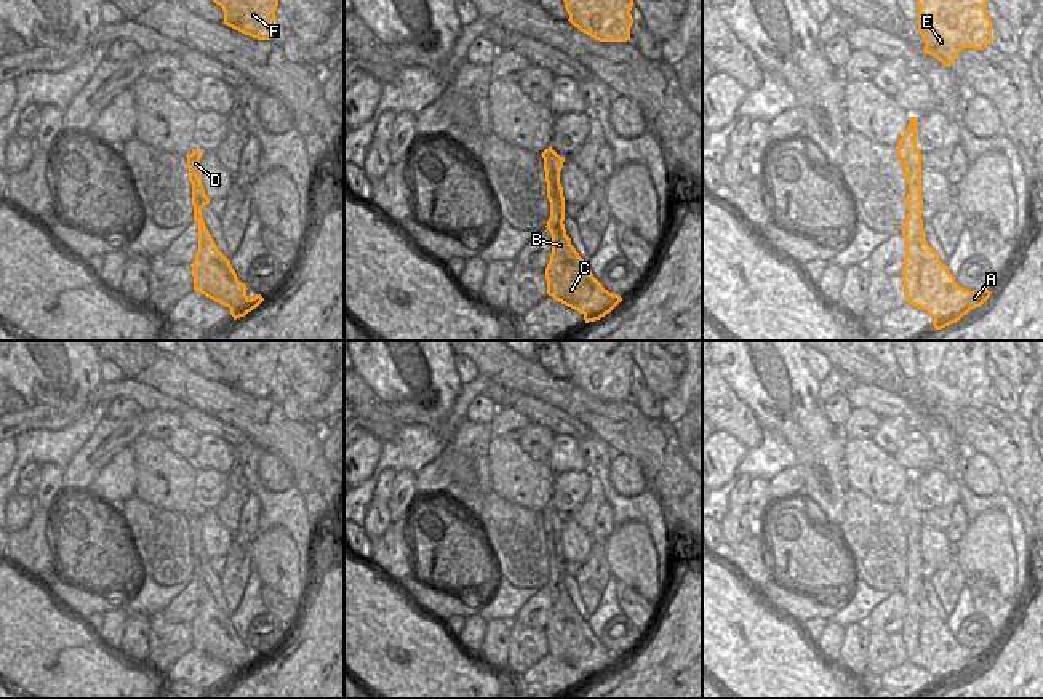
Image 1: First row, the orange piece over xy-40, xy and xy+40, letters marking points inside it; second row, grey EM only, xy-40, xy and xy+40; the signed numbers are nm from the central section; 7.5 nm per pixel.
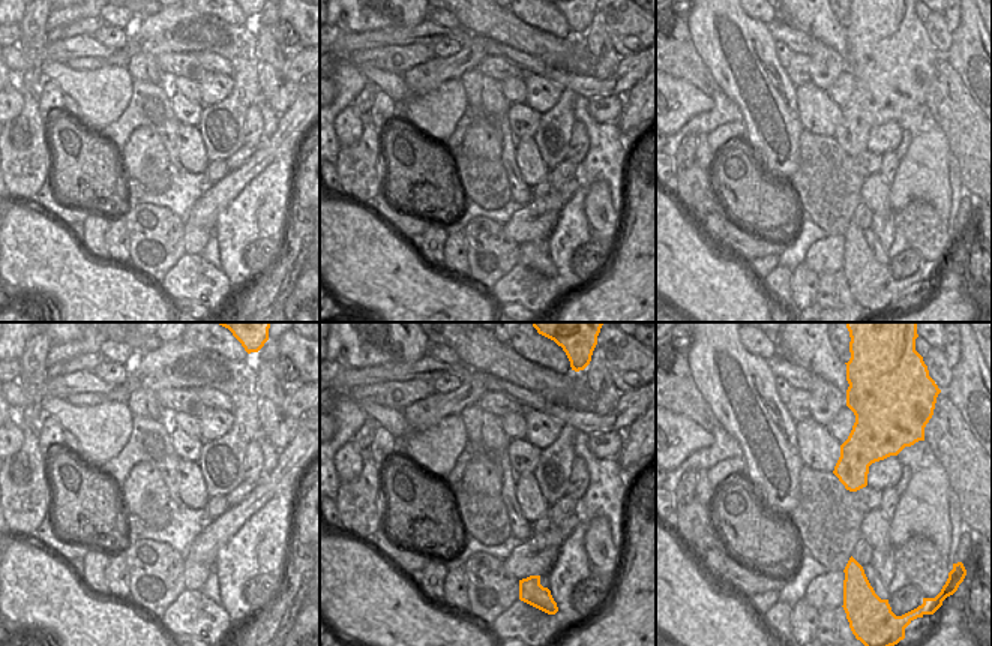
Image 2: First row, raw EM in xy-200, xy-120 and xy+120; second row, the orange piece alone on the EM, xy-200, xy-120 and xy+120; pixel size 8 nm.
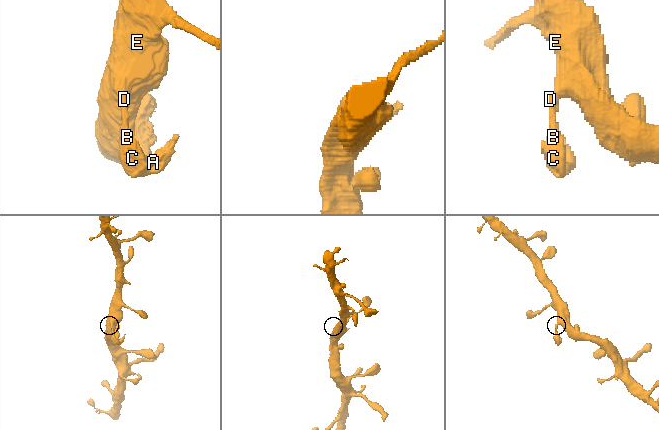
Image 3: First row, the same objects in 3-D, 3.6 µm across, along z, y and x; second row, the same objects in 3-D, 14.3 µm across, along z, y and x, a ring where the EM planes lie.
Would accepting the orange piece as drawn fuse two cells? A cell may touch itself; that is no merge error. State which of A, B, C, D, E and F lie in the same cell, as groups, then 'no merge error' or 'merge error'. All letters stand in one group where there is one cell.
A B C D E F | no merge error

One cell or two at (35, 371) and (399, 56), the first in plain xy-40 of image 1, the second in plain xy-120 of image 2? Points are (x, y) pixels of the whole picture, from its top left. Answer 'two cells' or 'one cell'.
two cells

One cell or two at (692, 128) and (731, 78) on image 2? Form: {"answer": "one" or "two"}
{"answer": "two"}

